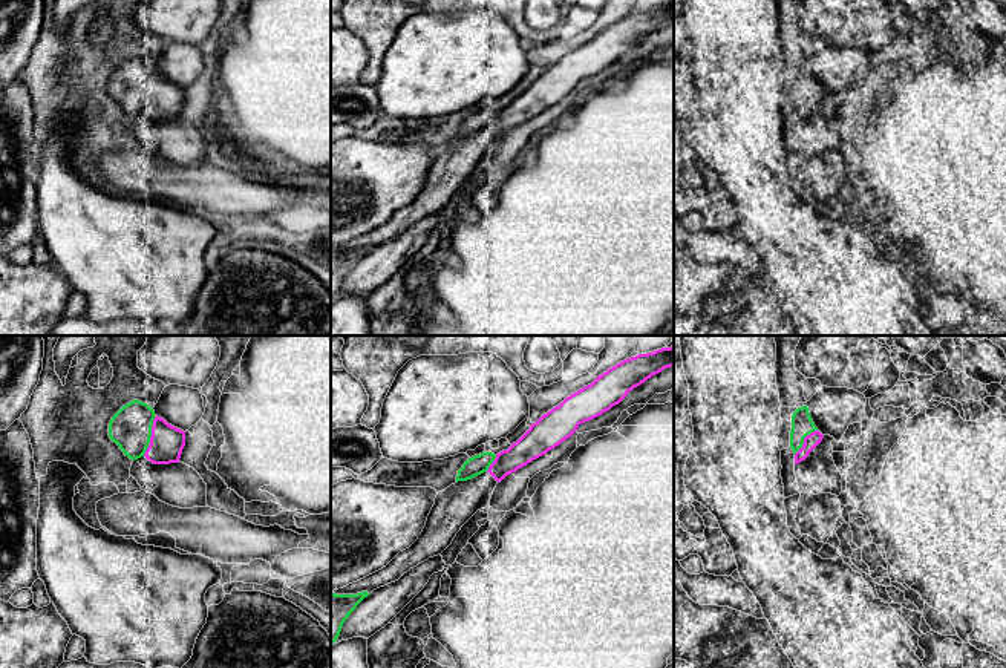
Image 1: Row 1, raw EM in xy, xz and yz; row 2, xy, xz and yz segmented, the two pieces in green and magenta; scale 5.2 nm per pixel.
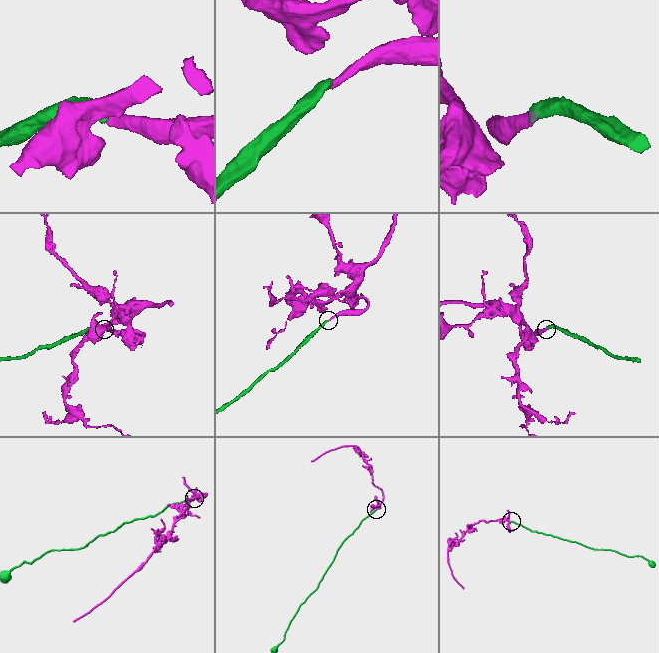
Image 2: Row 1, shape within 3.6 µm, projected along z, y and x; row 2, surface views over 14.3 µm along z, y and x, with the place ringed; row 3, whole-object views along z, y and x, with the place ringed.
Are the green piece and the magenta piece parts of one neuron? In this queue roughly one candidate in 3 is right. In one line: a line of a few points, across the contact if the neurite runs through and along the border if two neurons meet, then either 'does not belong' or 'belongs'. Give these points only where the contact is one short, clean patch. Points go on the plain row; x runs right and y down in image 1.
belongs

